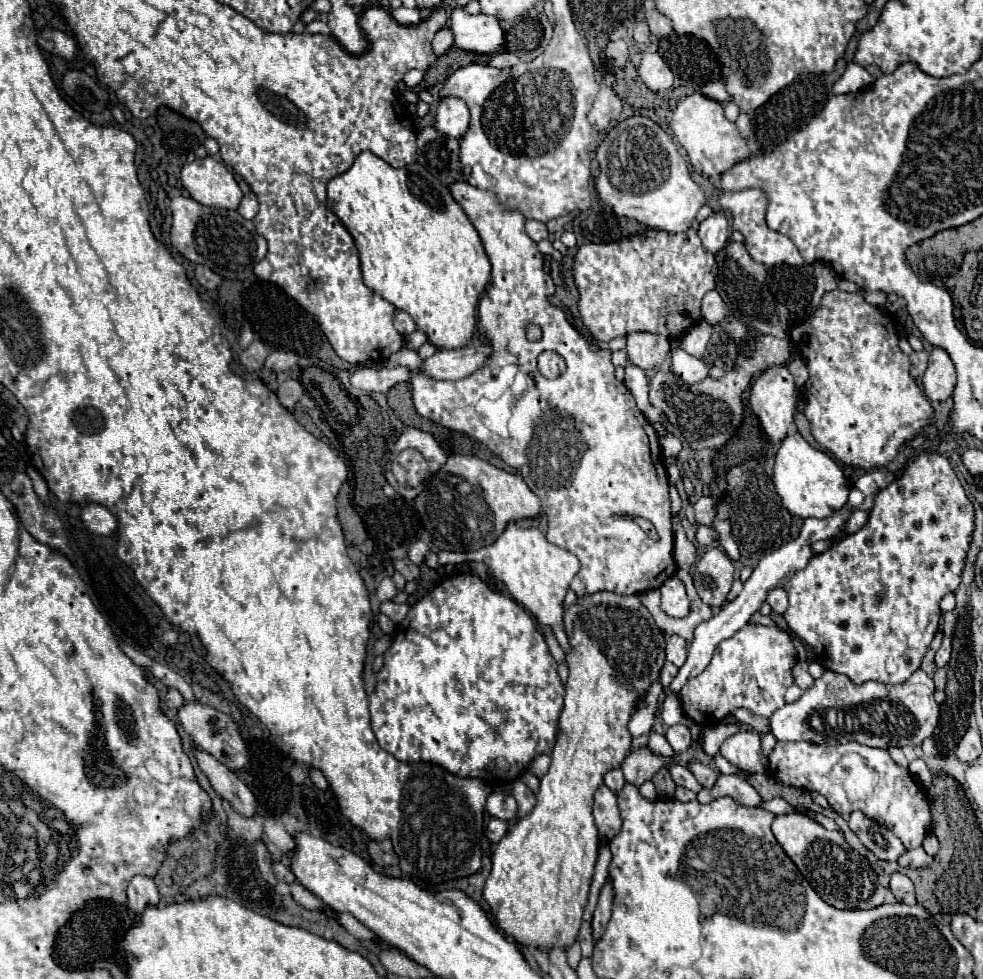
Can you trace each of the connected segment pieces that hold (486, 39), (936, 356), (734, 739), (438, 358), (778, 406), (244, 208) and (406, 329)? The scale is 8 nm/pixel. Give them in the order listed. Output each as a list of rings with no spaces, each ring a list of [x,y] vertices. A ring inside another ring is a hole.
[[[454,8],[450,14],[450,30],[454,32],[454,46],[478,54],[494,54],[504,44],[504,30],[496,16],[472,16],[464,8]]]
[[[934,348],[930,352],[928,370],[922,378],[922,386],[924,386],[924,394],[932,402],[944,402],[952,396],[952,390],[956,386],[956,370],[946,350]]]
[[[740,730],[734,736],[726,738],[720,754],[734,766],[750,774],[766,772],[768,758],[762,754],[760,748],[760,734],[754,730]]]
[[[476,342],[460,350],[438,350],[426,362],[422,362],[420,372],[434,380],[460,380],[476,372],[490,356],[490,346],[486,342]]]
[[[786,365],[772,368],[752,384],[750,406],[760,418],[766,438],[782,442],[796,414],[796,386]]]
[[[254,194],[244,196],[244,198],[242,198],[242,202],[240,202],[238,212],[240,212],[244,218],[252,220],[252,216],[254,216],[254,214],[258,214],[258,200],[256,200],[256,196],[254,196]]]
[[[396,312],[396,316],[394,316],[394,326],[398,328],[398,332],[402,334],[402,336],[410,336],[414,330],[416,330],[416,322],[410,318],[410,314],[408,312]]]

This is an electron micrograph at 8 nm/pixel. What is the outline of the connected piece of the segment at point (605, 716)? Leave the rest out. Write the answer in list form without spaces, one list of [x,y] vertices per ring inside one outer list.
[[[596,592],[590,596],[584,596],[578,600],[578,604],[570,604],[564,606],[564,632],[568,636],[570,642],[570,652],[566,652],[566,664],[568,664],[568,680],[566,680],[566,696],[564,696],[564,710],[560,716],[560,734],[556,740],[556,746],[552,750],[552,766],[548,770],[548,774],[540,780],[540,790],[538,790],[538,804],[534,806],[534,810],[524,816],[518,824],[514,824],[506,836],[498,842],[494,854],[492,854],[492,872],[486,880],[484,886],[484,898],[492,908],[492,914],[498,920],[498,926],[510,934],[512,938],[516,938],[518,942],[526,944],[526,946],[542,946],[542,948],[552,948],[552,946],[562,946],[568,948],[580,930],[580,922],[582,922],[582,912],[584,906],[588,902],[588,890],[590,890],[590,882],[594,876],[594,866],[598,860],[598,830],[594,826],[594,818],[592,818],[592,804],[594,804],[594,792],[604,784],[604,774],[612,768],[620,768],[620,764],[624,762],[626,754],[630,752],[632,746],[632,734],[628,732],[628,720],[632,718],[632,714],[638,710],[638,702],[640,698],[648,692],[650,684],[658,678],[660,674],[660,666],[662,666],[662,656],[664,656],[664,648],[666,648],[666,638],[662,634],[662,630],[656,626],[654,618],[650,616],[650,612],[646,610],[646,606],[640,602],[638,596],[620,596],[614,592]]]

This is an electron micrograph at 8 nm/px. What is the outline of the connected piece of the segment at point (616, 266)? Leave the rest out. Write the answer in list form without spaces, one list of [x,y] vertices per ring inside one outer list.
[[[648,228],[646,232],[632,234],[616,242],[582,244],[572,256],[572,276],[578,286],[578,312],[586,328],[594,338],[610,342],[616,336],[628,336],[632,332],[664,334],[670,340],[682,338],[688,330],[700,322],[700,300],[708,290],[714,290],[714,256],[702,248],[698,234],[690,228],[682,234],[668,234]]]

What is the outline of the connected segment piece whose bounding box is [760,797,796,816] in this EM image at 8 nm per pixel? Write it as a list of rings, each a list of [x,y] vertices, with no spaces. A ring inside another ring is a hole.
[[[774,798],[770,802],[763,802],[760,805],[761,808],[770,811],[774,815],[782,815],[788,814],[788,812],[792,812],[792,810],[796,810],[796,808],[792,808],[788,802],[784,802],[782,798]]]

